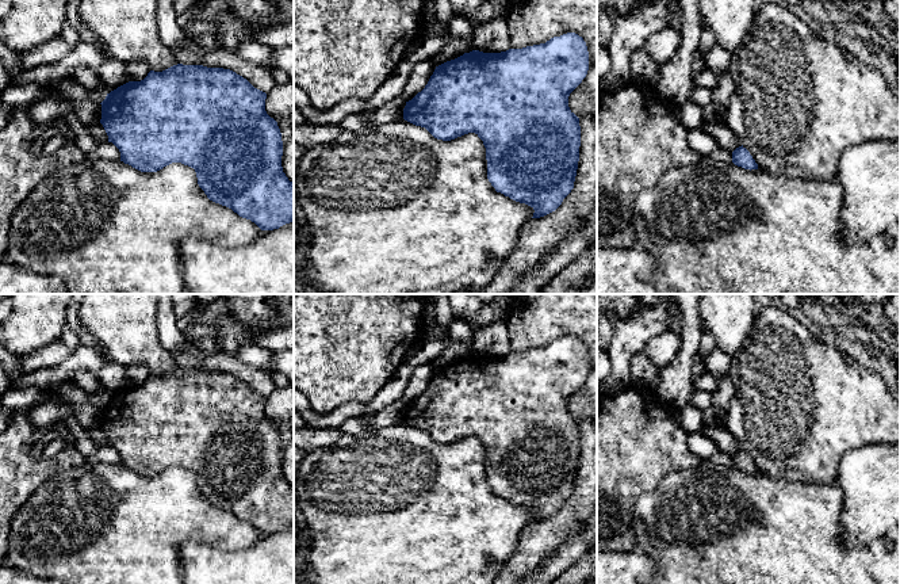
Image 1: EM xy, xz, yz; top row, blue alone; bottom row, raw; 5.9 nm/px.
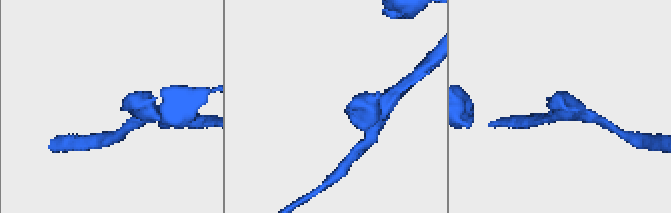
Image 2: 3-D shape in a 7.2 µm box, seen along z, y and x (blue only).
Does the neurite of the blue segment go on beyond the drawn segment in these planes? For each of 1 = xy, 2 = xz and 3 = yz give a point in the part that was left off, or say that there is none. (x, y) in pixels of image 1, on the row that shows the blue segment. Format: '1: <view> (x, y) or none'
1: none
2: none
3: none

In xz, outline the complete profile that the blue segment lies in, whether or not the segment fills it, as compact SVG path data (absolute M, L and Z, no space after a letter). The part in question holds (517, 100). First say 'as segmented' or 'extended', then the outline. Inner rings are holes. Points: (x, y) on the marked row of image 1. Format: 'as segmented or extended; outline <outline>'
as segmented; outline M575 33L501 53L472 50L436 66L425 88L406 102L403 119L425 127L434 138L443 141L475 133L486 148L487 179L495 191L531 206L535 210L532 218L540 218L555 211L574 188L581 126L579 118L568 107L568 96L586 77L587 70L587 46Z

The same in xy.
as segmented; outline M173 65L162 72L150 70L141 81L129 81L107 93L102 104L102 119L108 142L112 142L120 152L120 161L141 172L157 172L172 163L181 163L195 169L198 184L207 198L226 206L240 217L250 220L261 230L273 230L294 221L294 183L288 180L282 167L283 141L277 122L265 111L267 93L254 88L246 79L230 69L207 68L203 65Z

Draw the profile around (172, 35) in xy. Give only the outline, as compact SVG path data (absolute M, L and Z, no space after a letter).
M158 0L157 26L162 42L173 50L202 47L194 34L179 27L176 16L172 0Z

